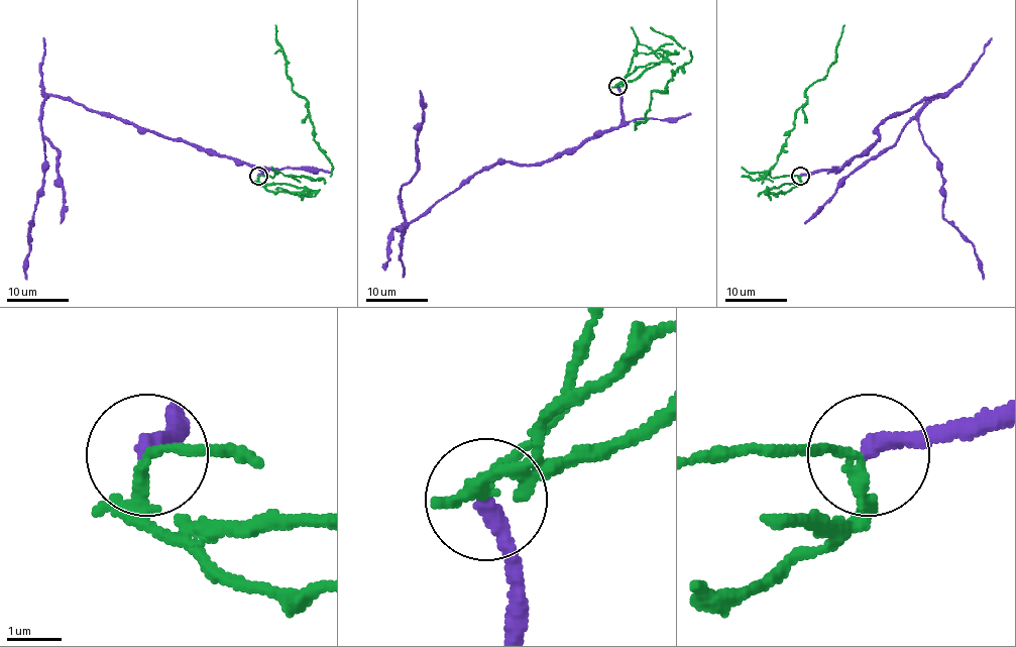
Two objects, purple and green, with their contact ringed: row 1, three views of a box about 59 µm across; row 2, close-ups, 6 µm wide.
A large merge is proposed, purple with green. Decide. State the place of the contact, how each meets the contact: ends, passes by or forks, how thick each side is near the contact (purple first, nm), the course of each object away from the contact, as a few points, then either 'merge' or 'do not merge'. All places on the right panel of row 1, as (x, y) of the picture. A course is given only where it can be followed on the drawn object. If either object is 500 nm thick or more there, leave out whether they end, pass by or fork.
at (800, 176); purple ends there; green passes by; 320 nm thick on the purple side, 190 nm on the other; purple runs (800, 177), (836, 170), (886, 118), (934, 95), (919, 131), (937, 158), (942, 215), (983, 280); green runs (800, 177), (799, 184), (769, 190), (763, 180), (794, 126), (805, 92), (834, 61), (843, 24); do not merge

